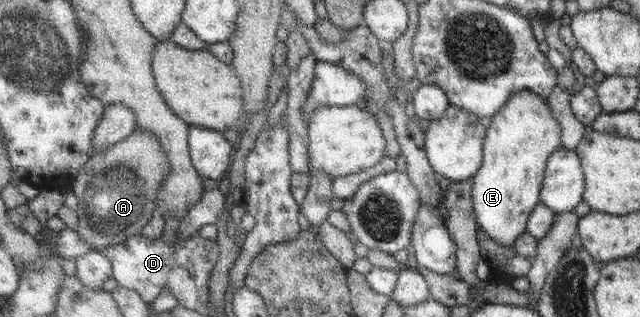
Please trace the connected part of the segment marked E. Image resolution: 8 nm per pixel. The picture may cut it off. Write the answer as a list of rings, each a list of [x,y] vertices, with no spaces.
[[[517,91],[491,117],[491,124],[483,142],[483,162],[480,170],[471,178],[471,202],[476,225],[483,229],[495,243],[512,247],[517,235],[525,231],[529,213],[540,203],[540,190],[549,155],[560,146],[560,132],[547,99],[541,99],[533,91]]]

